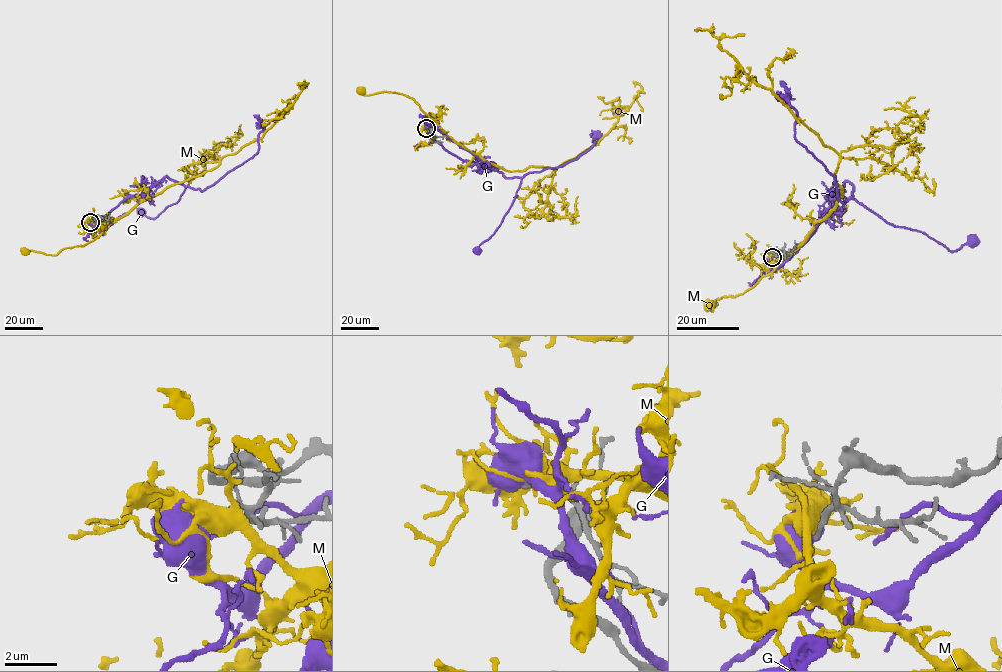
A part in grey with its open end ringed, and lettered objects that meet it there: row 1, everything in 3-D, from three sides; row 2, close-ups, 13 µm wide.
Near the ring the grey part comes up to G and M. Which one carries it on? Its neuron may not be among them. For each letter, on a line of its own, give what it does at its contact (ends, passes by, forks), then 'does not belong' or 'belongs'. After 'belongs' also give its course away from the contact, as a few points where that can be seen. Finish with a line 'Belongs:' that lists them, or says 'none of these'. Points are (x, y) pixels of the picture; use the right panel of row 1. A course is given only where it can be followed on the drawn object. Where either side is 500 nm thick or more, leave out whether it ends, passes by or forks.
G: does not belong
M: it forks; does not belong
Belongs: none of these

